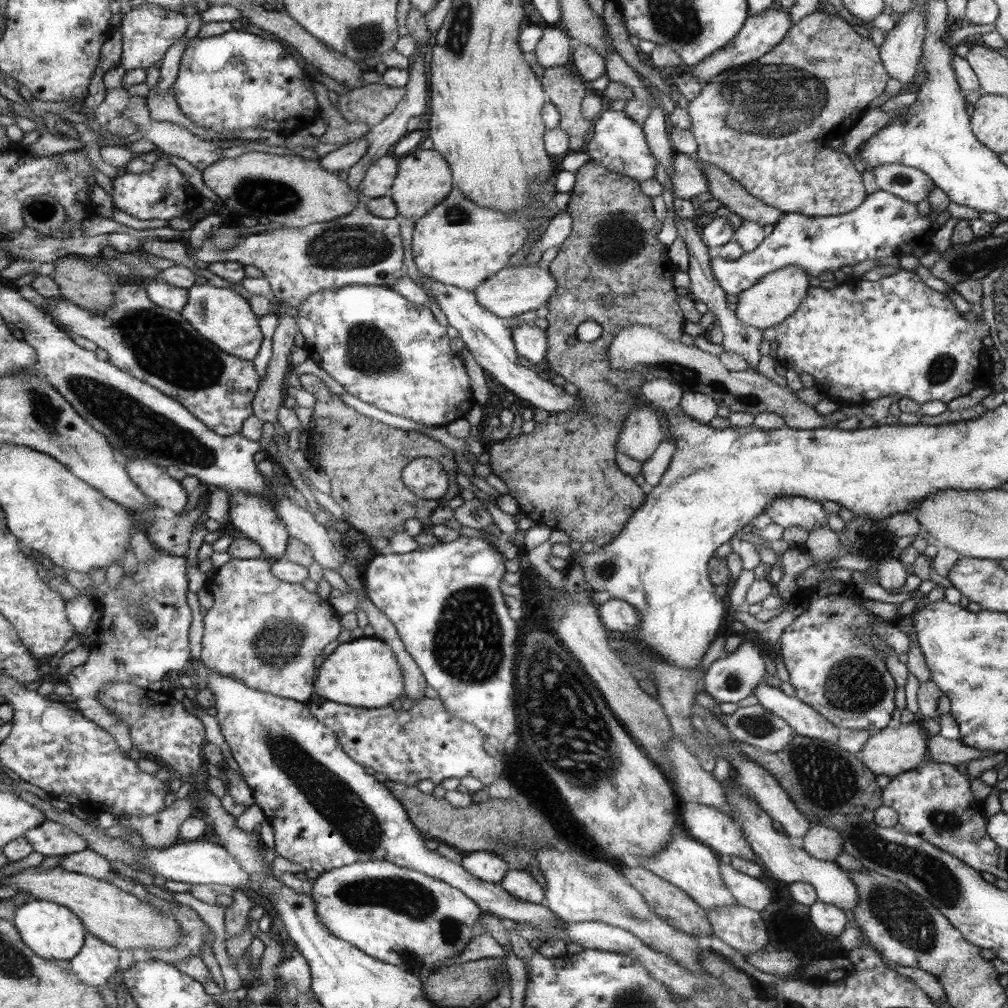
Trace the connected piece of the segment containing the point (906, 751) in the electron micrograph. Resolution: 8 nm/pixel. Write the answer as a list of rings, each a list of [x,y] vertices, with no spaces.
[[[898,721],[892,727],[880,729],[880,732],[876,732],[858,754],[859,759],[870,772],[889,777],[911,771],[916,768],[920,760],[924,760],[924,756],[926,756],[926,736],[916,726],[916,721],[911,723]]]

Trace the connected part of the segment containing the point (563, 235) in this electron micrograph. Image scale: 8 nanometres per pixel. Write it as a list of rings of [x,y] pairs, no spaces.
[[[566,211],[557,213],[546,228],[546,231],[541,235],[540,242],[534,246],[531,256],[526,259],[526,265],[537,265],[545,250],[548,248],[560,248],[562,243],[566,241],[572,230],[572,216]]]

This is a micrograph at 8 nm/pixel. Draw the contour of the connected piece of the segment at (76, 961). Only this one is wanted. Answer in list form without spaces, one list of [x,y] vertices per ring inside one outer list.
[[[87,932],[86,943],[79,955],[69,960],[71,970],[83,984],[104,986],[119,968],[120,951]]]

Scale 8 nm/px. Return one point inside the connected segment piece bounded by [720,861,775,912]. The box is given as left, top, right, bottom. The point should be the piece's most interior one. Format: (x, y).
(749, 891)

